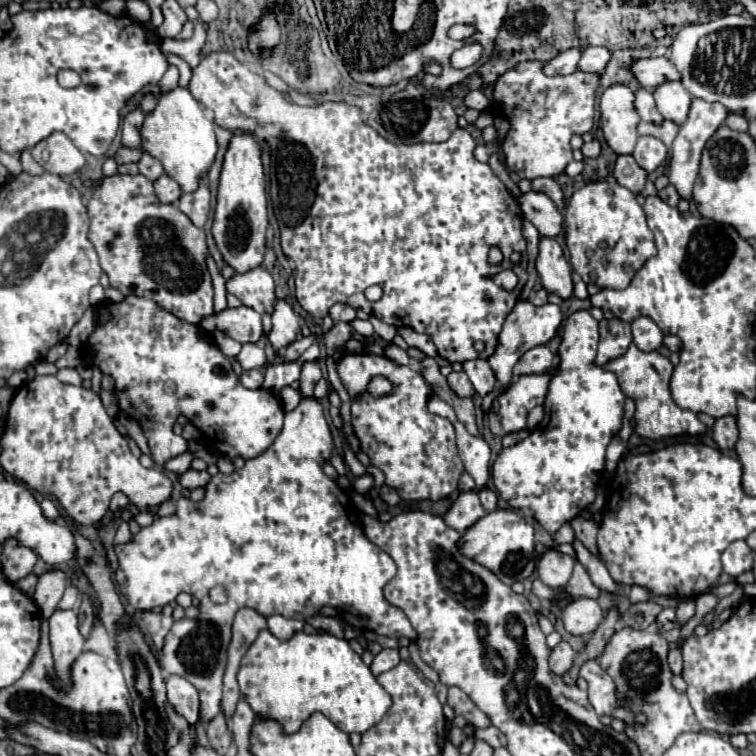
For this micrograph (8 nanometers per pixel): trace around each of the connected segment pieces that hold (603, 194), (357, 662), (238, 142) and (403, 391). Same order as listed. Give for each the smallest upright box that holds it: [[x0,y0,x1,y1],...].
[[565,181,657,289],[239,629,391,735],[213,133,267,273],[337,351,465,501]]

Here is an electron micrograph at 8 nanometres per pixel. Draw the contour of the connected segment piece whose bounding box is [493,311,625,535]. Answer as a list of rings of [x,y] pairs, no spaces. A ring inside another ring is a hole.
[[[589,311],[569,315],[559,345],[561,361],[543,403],[543,423],[519,445],[505,447],[493,465],[493,483],[499,495],[513,509],[529,511],[551,535],[595,501],[607,445],[623,427],[625,395],[617,377],[595,363],[597,341],[597,321]]]

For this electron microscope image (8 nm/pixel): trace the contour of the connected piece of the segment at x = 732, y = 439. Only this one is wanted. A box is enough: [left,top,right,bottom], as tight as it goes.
[713,417,739,451]

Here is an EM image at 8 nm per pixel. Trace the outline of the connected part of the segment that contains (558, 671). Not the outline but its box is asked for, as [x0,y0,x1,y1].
[549,641,575,675]

